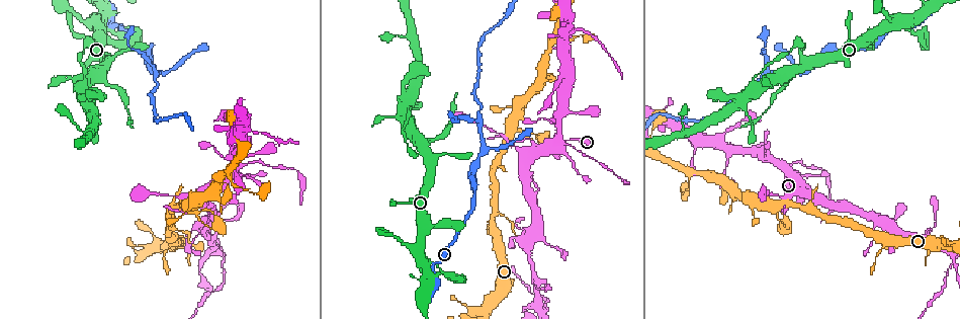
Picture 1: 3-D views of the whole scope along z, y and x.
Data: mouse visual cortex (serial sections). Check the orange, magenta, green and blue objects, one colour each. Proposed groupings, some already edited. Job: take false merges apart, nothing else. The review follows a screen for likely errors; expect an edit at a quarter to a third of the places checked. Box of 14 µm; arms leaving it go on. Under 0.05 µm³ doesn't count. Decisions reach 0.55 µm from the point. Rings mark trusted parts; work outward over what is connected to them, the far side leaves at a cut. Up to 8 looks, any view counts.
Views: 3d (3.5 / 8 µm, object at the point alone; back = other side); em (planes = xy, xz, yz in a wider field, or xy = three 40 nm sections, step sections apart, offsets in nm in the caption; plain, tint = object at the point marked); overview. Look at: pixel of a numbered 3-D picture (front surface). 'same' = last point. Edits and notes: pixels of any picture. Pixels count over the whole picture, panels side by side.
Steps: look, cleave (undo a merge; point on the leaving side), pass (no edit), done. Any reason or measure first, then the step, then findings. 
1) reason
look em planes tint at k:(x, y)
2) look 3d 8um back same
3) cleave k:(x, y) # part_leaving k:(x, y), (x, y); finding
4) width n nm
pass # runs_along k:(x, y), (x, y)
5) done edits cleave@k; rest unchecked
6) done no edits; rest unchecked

sudden change in width
look 3d 3.5um at 1:(390, 116)

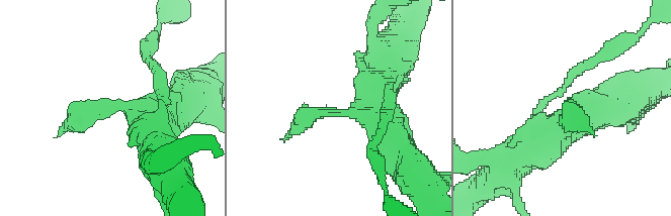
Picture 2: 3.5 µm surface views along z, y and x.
need the tissue
look em xy step 3 tint at 2:(344, 112)

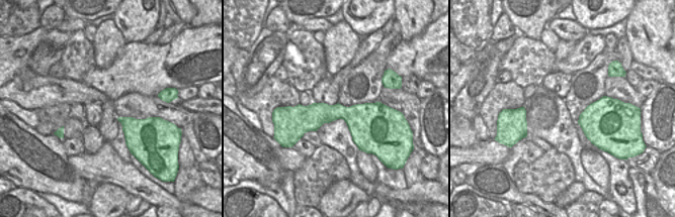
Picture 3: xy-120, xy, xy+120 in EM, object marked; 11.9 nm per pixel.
look em xy step 5 tint same

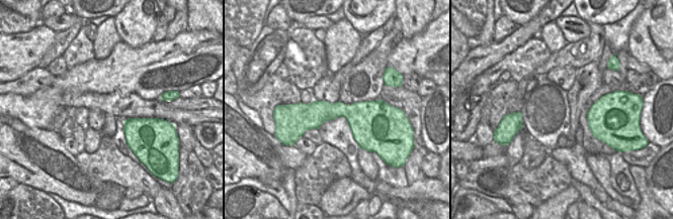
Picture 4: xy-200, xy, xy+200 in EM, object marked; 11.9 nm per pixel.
pass # runs_along 2:(162, 110), (90, 110), (63, 129); continuous, no second cell

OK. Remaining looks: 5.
calibre changes
look 3d 3.5um at 1:(791, 171)

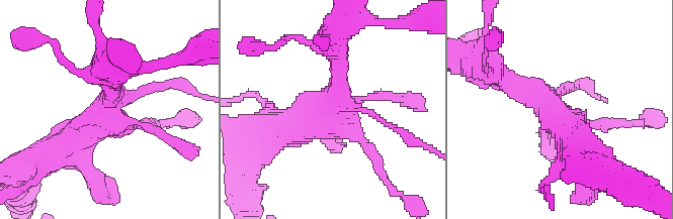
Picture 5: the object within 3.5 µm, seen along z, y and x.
look em xy step 3 tint at 5:(341, 109)

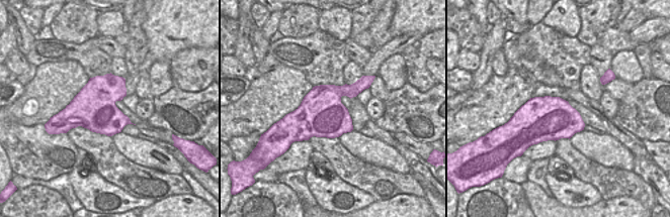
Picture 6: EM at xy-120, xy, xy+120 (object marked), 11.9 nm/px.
pass # one cell here

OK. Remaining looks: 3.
sudden change in width
look 3d 3.5um at 1:(544, 305)

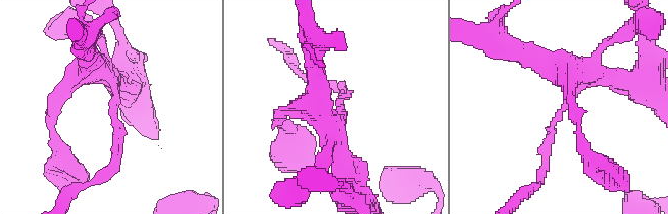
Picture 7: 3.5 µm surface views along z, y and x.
arm_widths 150, 350 nm; need the tissue
look em xy step 5 tint at 7:(114, 108)

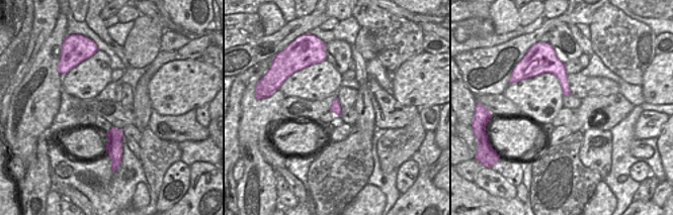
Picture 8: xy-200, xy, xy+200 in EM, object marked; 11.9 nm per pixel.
cut it another way
look em xy step 2 tint same

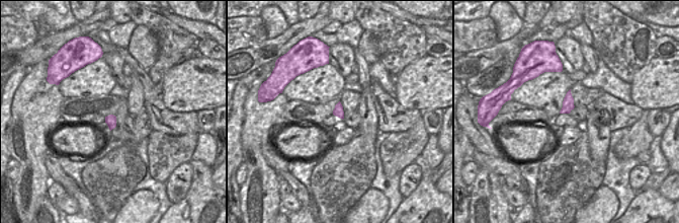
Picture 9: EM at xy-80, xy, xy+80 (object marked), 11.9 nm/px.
cleave 7:(545, 153) # a second cell is stuck on

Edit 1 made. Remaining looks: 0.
done edits cleave@7; rest unchecked

